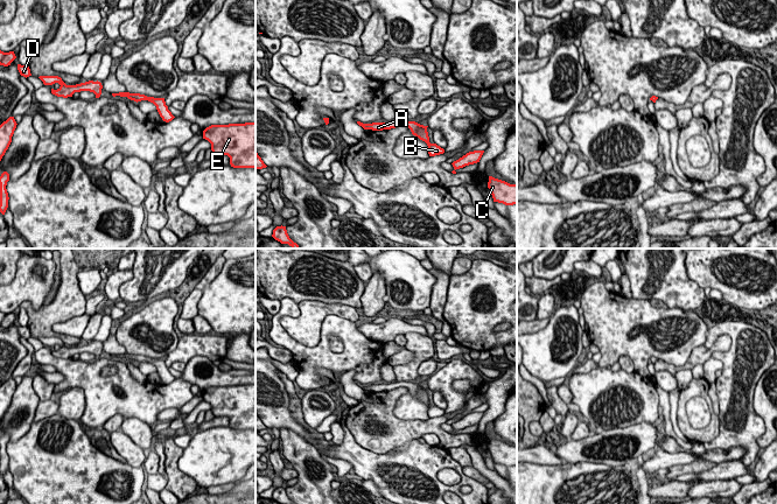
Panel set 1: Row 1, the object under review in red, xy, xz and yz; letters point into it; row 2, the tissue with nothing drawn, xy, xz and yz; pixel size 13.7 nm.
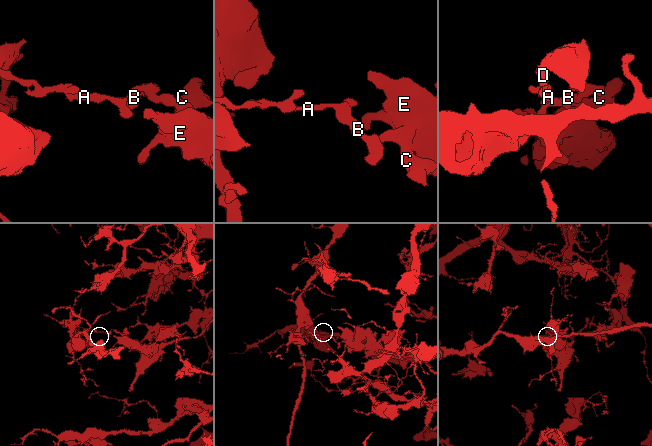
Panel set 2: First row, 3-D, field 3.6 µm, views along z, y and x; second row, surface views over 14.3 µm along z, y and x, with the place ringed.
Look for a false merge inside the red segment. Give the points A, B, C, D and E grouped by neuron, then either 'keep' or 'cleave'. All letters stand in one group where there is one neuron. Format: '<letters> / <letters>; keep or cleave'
A D / B C E; cleave

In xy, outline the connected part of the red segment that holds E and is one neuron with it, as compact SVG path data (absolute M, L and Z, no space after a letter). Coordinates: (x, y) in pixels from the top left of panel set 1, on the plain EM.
M256 384L211 386L203 392L203 400L211 405L215 416L228 416L231 428L256 430Z

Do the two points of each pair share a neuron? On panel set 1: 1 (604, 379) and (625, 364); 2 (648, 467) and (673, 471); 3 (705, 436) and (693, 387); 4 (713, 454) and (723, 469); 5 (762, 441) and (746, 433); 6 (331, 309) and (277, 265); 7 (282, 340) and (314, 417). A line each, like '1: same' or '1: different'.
1: different
2: different
3: same
4: different
5: different
6: different
7: different

